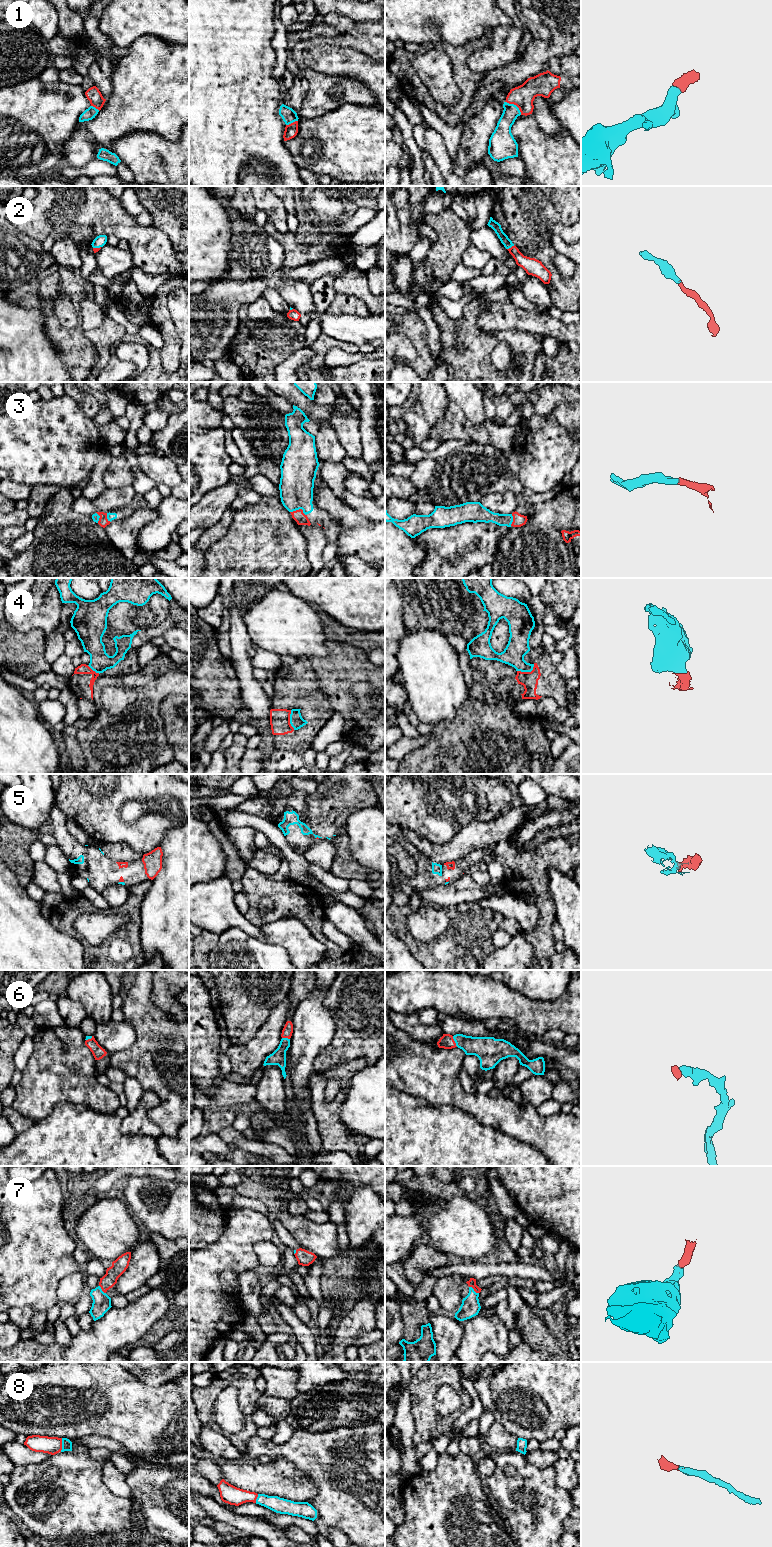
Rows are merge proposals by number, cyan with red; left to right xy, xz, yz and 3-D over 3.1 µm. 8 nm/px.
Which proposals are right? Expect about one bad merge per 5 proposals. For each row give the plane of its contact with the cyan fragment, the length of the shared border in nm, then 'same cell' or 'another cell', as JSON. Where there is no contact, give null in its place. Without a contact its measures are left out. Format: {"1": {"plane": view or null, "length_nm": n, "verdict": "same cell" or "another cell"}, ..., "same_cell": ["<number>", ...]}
{"1": {"plane": "yz", "length_nm": 170, "verdict": "same cell"}, "2": {"plane": "yz", "length_nm": 70, "verdict": "same cell"}, "3": {"plane": "xz", "length_nm": 140, "verdict": "same cell"}, "4": {"plane": "yz", "length_nm": 160, "verdict": "another cell"}, "5": {"plane": "xy", "length_nm": 40, "verdict": "same cell"}, "6": {"plane": "yz", "length_nm": 100, "verdict": "same cell"}, "7": {"plane": "yz", "length_nm": 100, "verdict": "same cell"}, "8": {"plane": "xy", "length_nm": 110, "verdict": "same cell"}, "same_cell": ["1", "2", "3", "5", "6", "7", "8"]}

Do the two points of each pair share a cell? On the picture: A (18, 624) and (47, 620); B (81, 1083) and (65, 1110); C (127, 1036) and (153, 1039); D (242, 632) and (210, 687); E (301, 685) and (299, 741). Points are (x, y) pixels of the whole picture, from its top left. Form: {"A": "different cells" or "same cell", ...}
{"A": "same cell", "B": "different cells", "C": "different cells", "D": "different cells", "E": "same cell"}

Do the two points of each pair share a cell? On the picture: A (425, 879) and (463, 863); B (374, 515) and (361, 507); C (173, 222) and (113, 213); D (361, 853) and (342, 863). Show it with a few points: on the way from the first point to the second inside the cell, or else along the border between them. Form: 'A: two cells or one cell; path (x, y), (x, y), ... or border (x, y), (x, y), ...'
A: one cell; path (434, 874), (454, 870)
B: one cell; path (371, 512), (364, 507)
C: two cells; border (151, 225), (160, 229), (170, 239)
D: two cells; border (348, 848), (355, 860), (373, 870)

